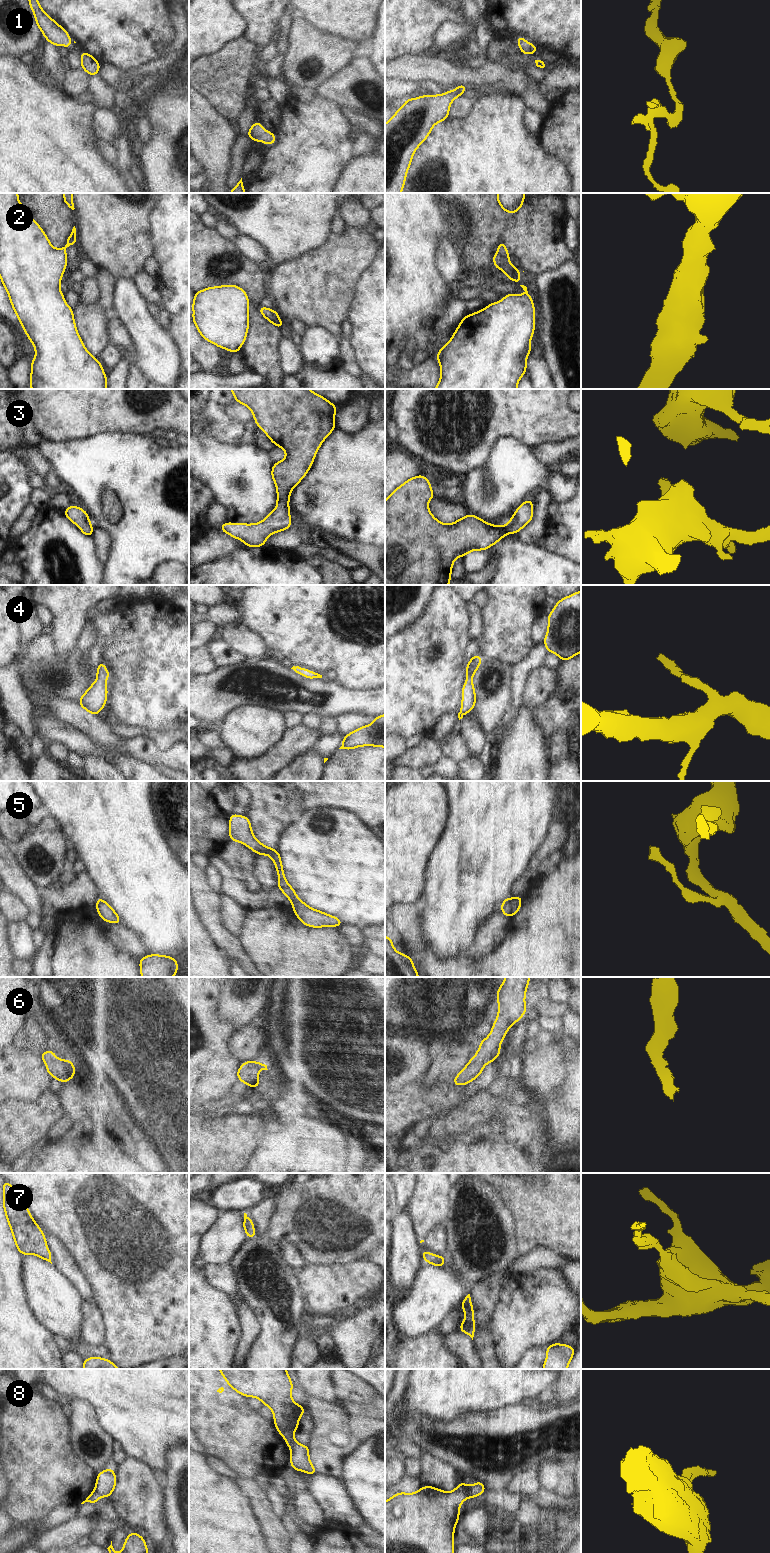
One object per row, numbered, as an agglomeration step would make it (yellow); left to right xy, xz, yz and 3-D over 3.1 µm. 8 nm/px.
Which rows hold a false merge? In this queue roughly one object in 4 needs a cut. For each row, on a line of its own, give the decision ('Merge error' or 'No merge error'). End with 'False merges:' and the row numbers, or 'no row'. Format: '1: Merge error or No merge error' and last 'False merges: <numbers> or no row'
1: No merge error
2: No merge error
3: No merge error
4: No merge error
5: Merge error
6: No merge error
7: No merge error
8: Merge error
False merges: 5, 8

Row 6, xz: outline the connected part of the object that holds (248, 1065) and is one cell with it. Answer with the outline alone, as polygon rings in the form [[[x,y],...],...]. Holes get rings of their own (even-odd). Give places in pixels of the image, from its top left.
[[[246,1061],[237,1069],[238,1081],[244,1082],[247,1086],[256,1089],[260,1083],[260,1077],[256,1073],[261,1070],[268,1070],[267,1065],[259,1062]]]

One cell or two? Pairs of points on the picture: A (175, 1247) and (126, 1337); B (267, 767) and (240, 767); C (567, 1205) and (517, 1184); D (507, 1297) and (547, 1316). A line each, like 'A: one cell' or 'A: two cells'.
A: one cell
B: one cell
C: one cell
D: one cell

